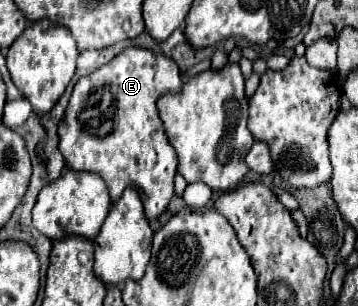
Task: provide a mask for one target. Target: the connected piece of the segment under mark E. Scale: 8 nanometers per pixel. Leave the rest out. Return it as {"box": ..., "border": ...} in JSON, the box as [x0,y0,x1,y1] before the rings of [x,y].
{"box":[59,48,181,220],"border":[[[127,48],[105,66],[79,78],[73,88],[65,116],[59,124],[59,150],[67,166],[71,170],[89,170],[99,174],[107,182],[113,202],[121,198],[125,188],[137,188],[145,206],[145,216],[149,220],[159,218],[175,194],[173,178],[177,174],[177,154],[167,140],[163,122],[159,118],[157,100],[165,94],[175,94],[181,88],[181,70],[175,60],[167,56],[155,56],[151,50],[145,48]]]}

